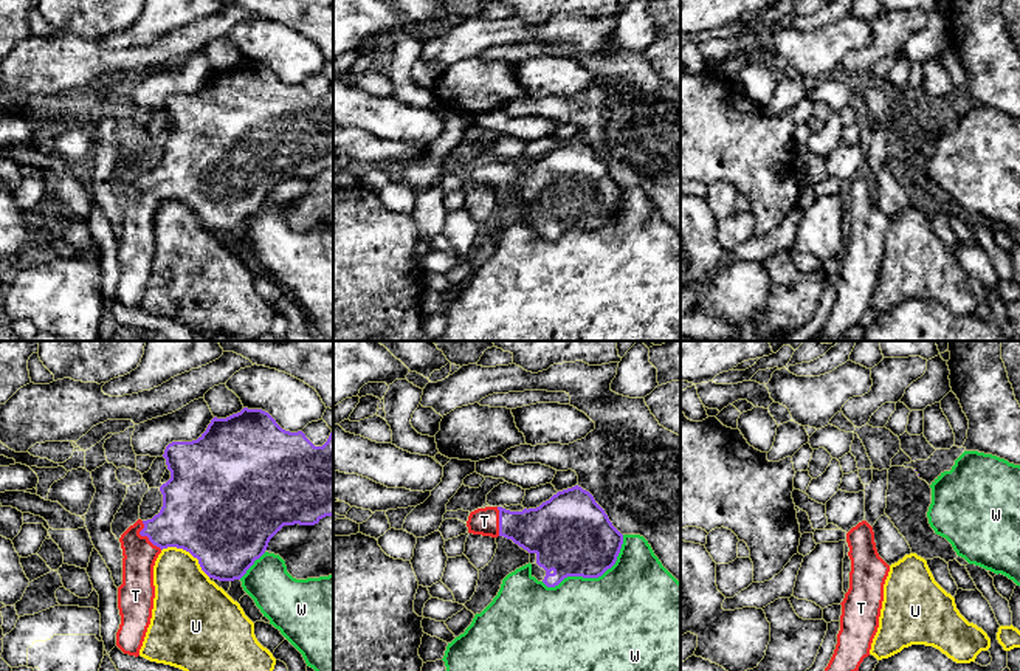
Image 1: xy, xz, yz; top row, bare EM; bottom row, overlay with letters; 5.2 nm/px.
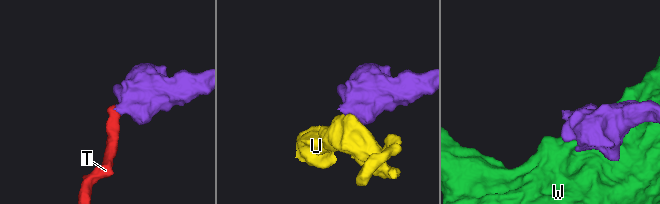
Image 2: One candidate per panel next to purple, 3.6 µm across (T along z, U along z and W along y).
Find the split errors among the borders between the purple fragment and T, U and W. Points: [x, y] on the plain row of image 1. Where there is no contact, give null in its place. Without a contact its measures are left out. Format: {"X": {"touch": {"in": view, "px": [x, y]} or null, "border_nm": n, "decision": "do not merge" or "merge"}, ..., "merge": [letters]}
{"T": {"touch": {"in": "xy", "px": [144, 188]}, "border_nm": 190, "decision": "merge"}, "U": {"touch": {"in": "xy", "px": [188, 203]}, "border_nm": 300, "decision": "do not merge"}, "W": {"touch": {"in": "xz", "px": [591, 230]}, "border_nm": 500, "decision": "do not merge"}, "merge": ["T"]}

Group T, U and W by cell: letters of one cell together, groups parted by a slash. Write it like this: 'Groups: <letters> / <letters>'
Groups: T / U / W

